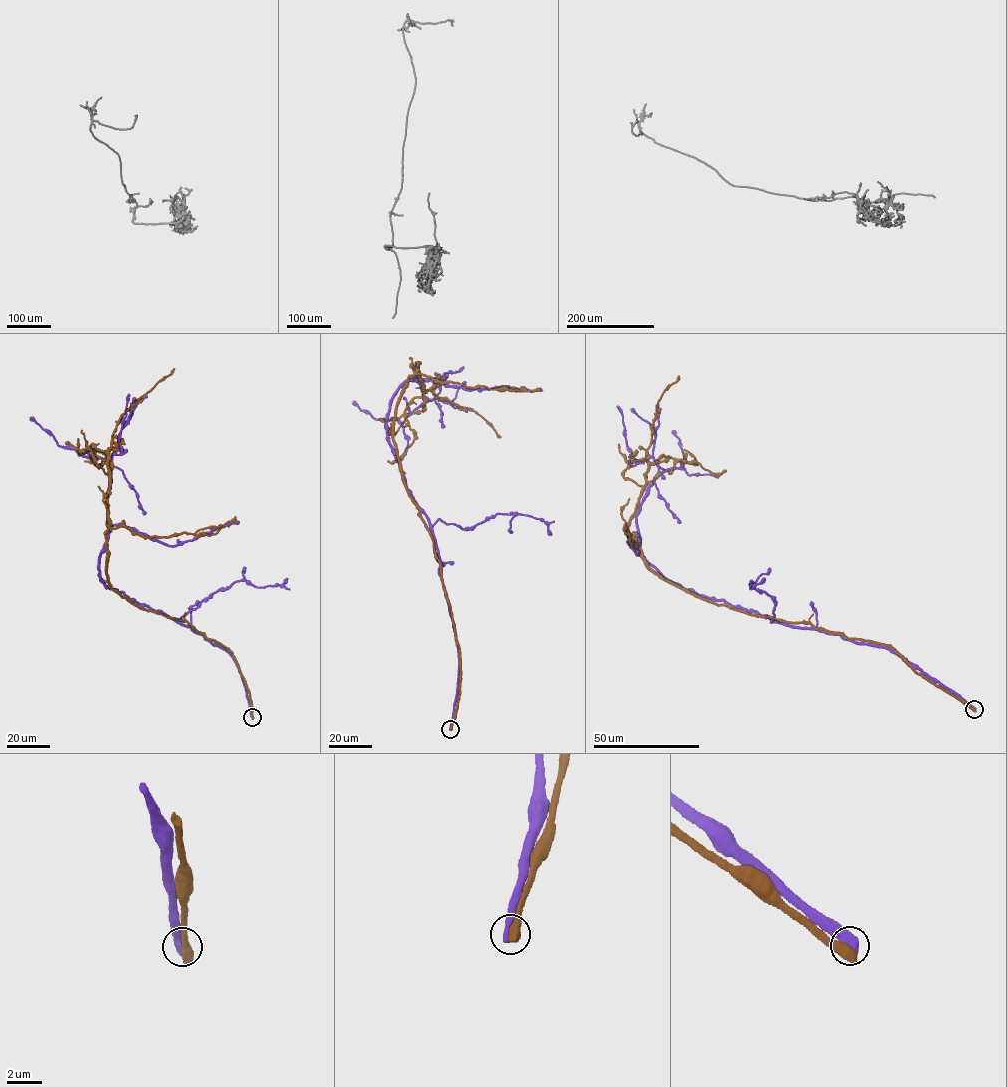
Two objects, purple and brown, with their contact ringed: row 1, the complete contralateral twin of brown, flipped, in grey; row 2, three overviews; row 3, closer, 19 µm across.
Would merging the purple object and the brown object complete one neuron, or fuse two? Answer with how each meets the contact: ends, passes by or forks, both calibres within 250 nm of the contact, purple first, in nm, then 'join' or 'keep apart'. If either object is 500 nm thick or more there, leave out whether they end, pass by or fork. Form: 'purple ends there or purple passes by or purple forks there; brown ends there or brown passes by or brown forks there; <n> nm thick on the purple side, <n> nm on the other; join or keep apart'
650 nm thick on the purple side, 700 nm on the other; keep apart

